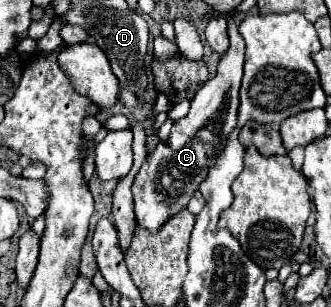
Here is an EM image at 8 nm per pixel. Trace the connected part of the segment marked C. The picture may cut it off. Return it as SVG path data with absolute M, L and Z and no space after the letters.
M229 16L229 40L231 46L223 54L217 74L203 84L203 88L191 100L191 110L185 118L173 124L171 136L157 144L141 166L133 182L133 198L135 198L135 218L137 224L147 230L157 230L171 214L183 210L191 198L191 194L199 188L203 178L207 176L209 166L215 164L217 156L227 144L227 136L237 128L239 114L239 88L243 78L243 50L245 42L237 30L237 24Z

